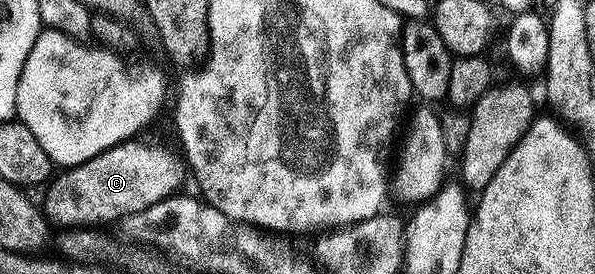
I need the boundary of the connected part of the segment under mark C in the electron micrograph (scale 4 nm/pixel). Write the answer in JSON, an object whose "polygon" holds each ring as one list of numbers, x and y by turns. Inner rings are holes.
{"polygon":[[134,137,91,157,91,161,64,168,61,176,58,174,48,184,49,192,43,202,44,218,58,223,56,226,61,229,91,229,95,223,111,225,129,214,149,209,164,198,171,198,184,188,181,186,185,183,185,175,187,179,187,163,174,151,161,143,148,143,145,137]]}

